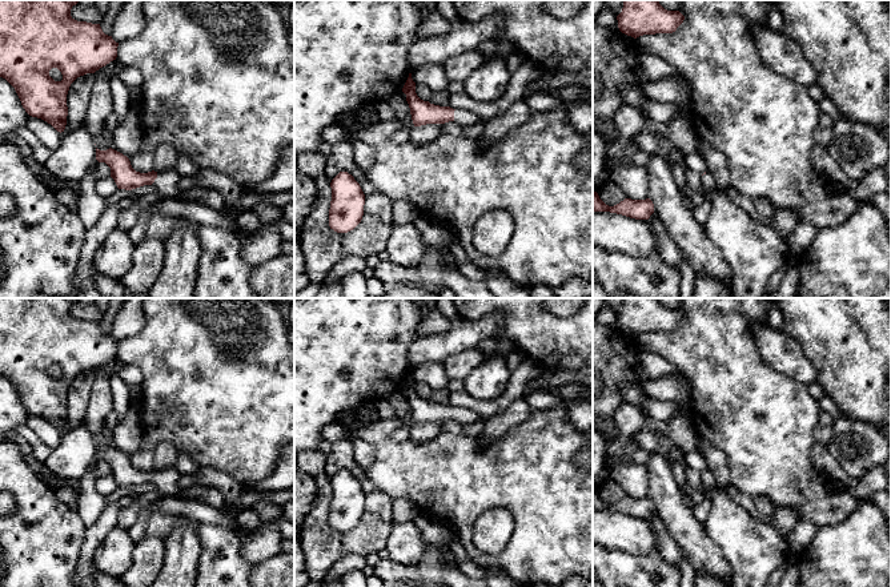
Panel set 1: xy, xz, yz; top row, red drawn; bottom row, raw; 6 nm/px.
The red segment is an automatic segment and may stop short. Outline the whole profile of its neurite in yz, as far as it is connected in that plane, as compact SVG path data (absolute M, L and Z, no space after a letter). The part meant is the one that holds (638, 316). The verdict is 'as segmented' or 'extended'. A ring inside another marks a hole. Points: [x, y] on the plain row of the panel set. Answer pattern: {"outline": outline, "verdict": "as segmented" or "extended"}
{"outline": "M625 298L617 318L622 331L637 337L643 333L673 331L685 314L679 309L665 307L658 298Z", "verdict": "as segmented"}

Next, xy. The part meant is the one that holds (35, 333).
{"outline": "M0 298L0 375L15 386L29 414L47 419L60 431L67 423L67 393L71 382L80 374L95 371L117 355L119 341L105 333L100 322L77 319L71 314L71 307L77 301L79 298ZM52 366L61 370L61 379L55 379L49 374Z", "verdict": "as segmented"}

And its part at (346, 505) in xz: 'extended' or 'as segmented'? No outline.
as segmented

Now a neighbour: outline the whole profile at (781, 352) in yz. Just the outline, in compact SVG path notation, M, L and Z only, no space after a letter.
M768 323L751 326L760 358L776 373L806 386L816 382L818 370L804 355L796 339Z

